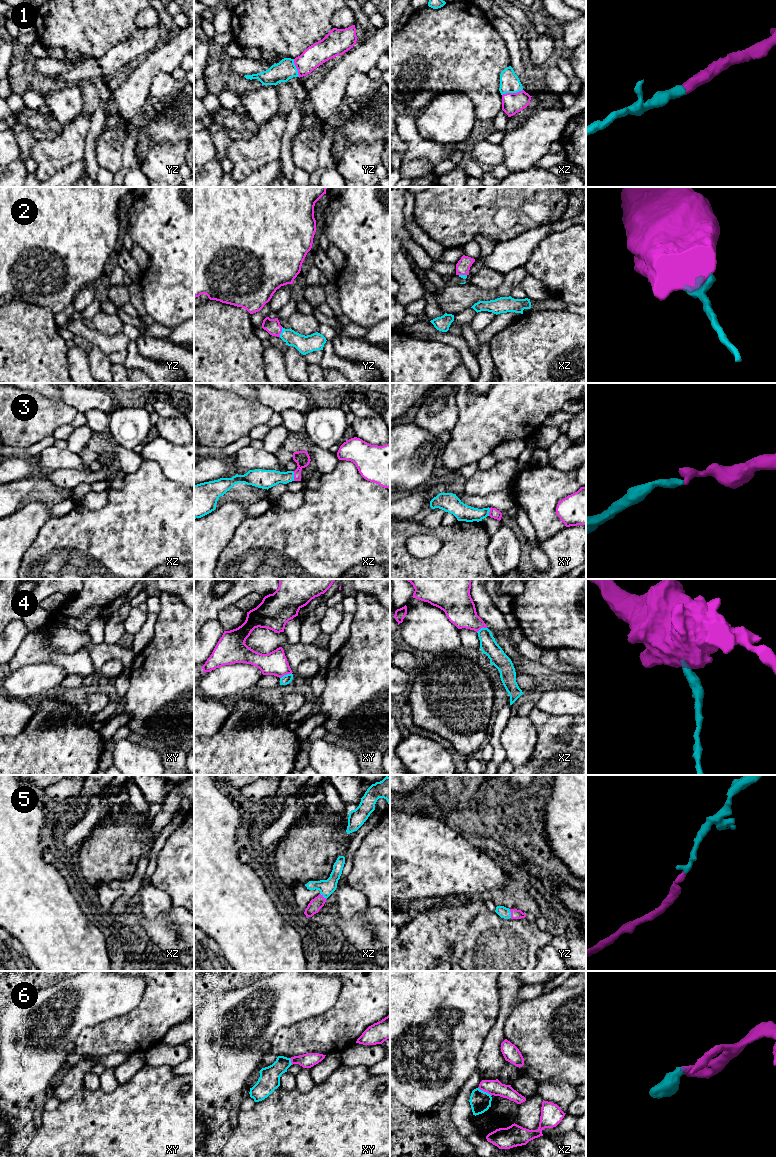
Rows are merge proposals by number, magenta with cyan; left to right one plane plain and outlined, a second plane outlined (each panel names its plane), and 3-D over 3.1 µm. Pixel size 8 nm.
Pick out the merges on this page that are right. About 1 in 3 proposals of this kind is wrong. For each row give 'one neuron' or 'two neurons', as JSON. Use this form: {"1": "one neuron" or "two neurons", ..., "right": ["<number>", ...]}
{"1": "one neuron", "2": "one neuron", "3": "one neuron", "4": "two neurons", "5": "one neuron", "6": "two neurons", "right": ["1", "2", "3", "5"]}

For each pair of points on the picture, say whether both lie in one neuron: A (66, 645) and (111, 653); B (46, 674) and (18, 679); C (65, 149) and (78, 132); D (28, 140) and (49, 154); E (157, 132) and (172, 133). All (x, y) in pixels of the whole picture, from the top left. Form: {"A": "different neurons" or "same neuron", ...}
{"A": "same neuron", "B": "same neuron", "C": "same neuron", "D": "different neurons", "E": "same neuron"}

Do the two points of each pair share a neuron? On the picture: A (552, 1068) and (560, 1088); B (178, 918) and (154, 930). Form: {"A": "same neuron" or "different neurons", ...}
{"A": "different neurons", "B": "same neuron"}

